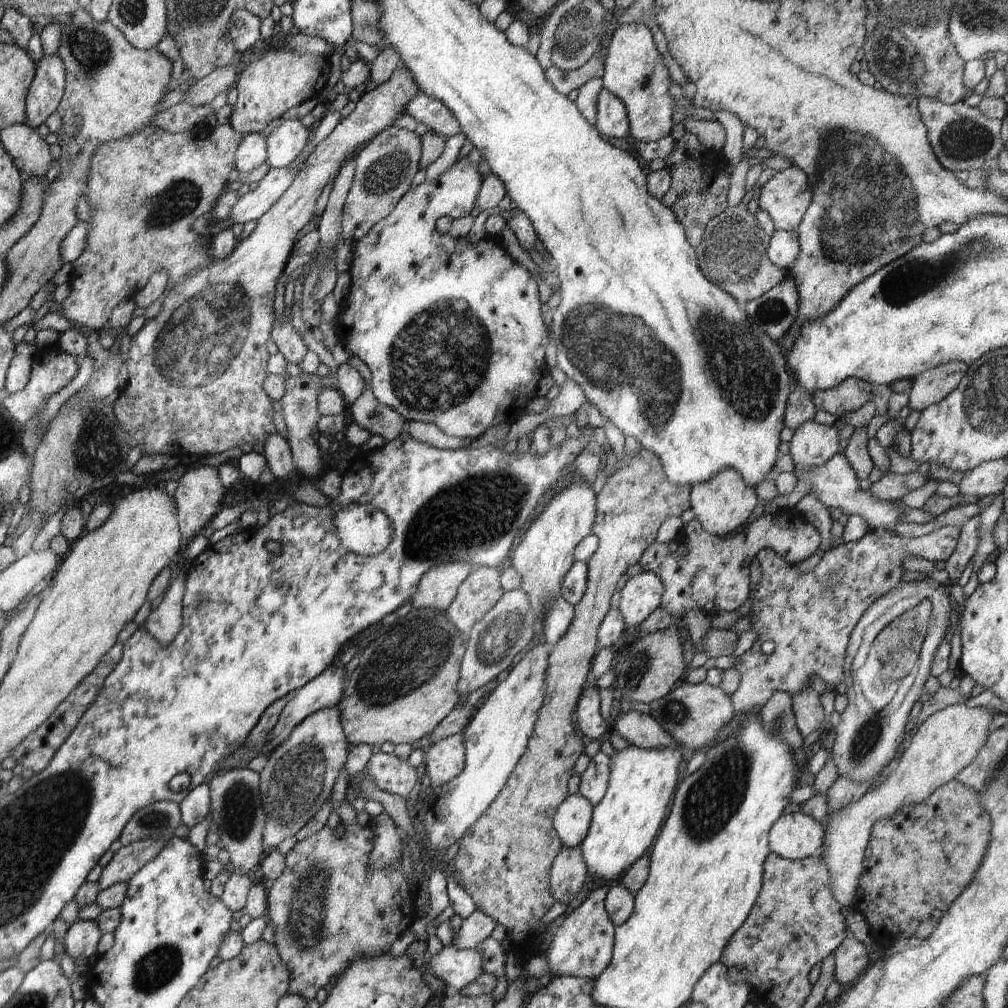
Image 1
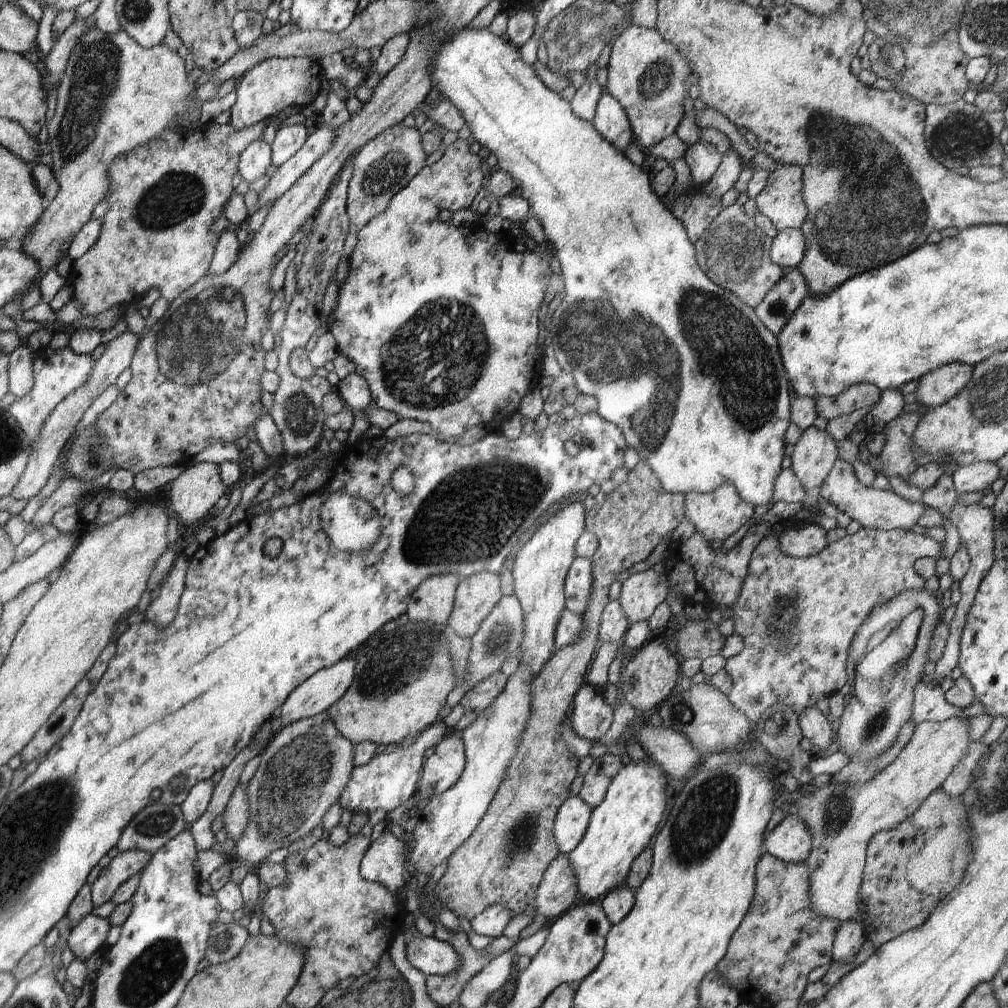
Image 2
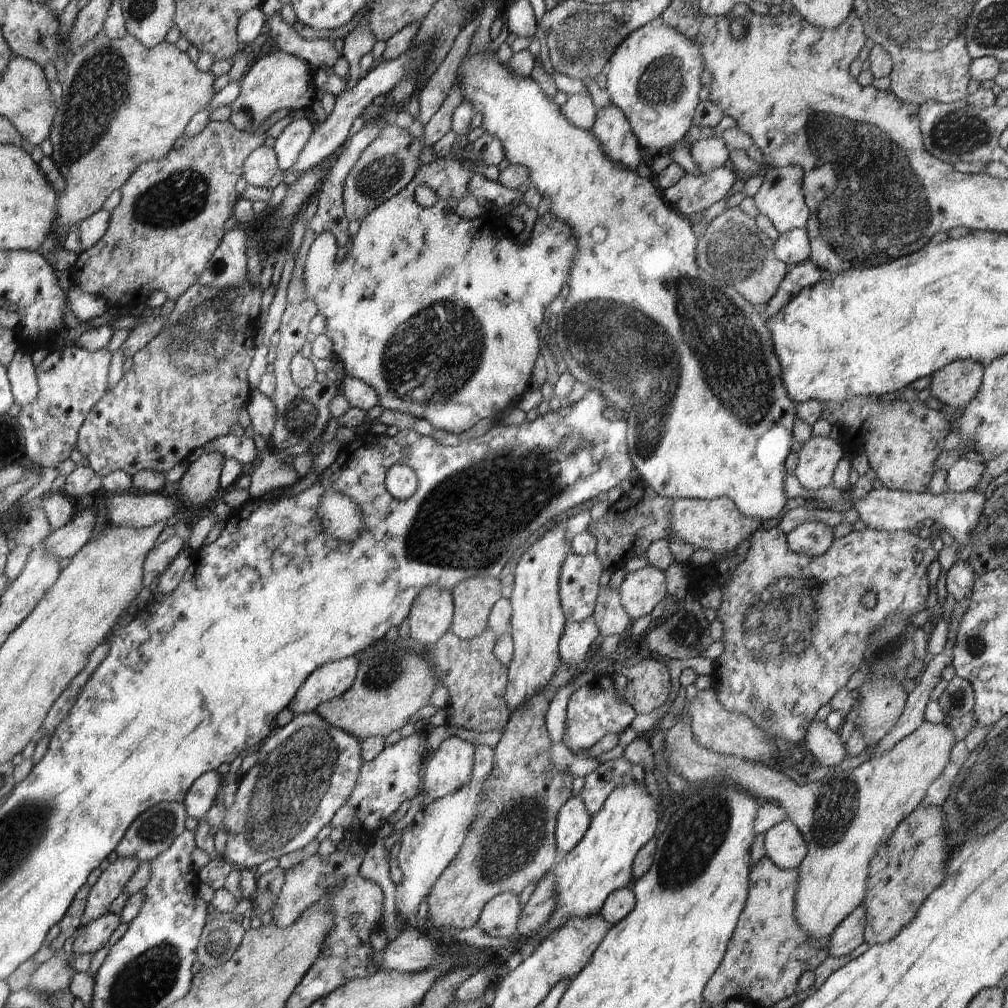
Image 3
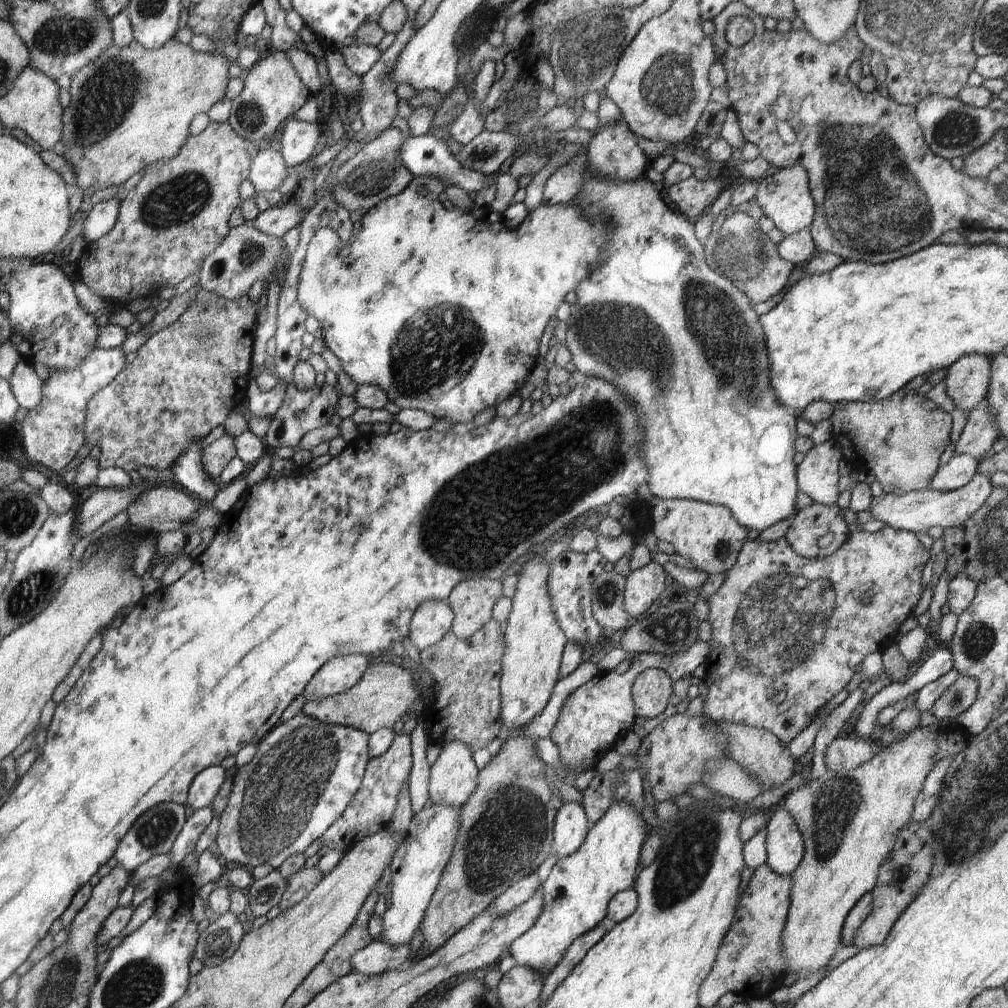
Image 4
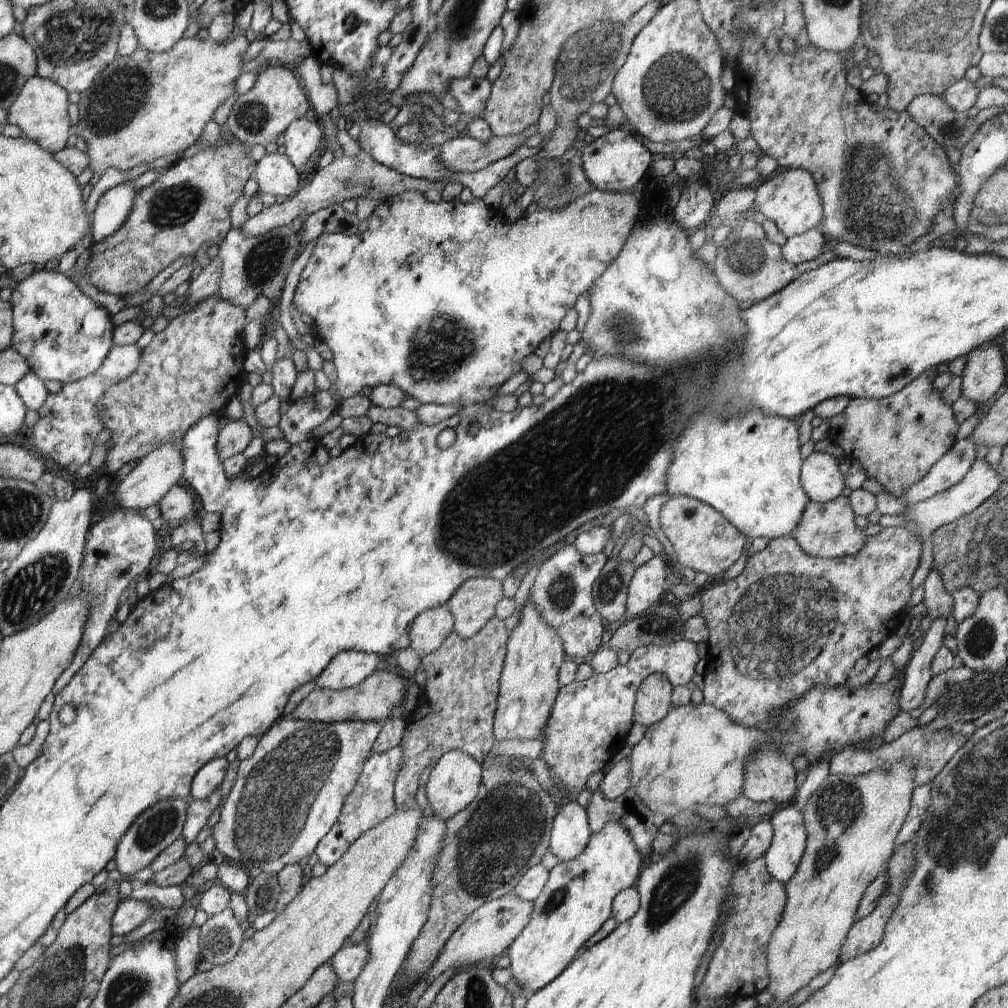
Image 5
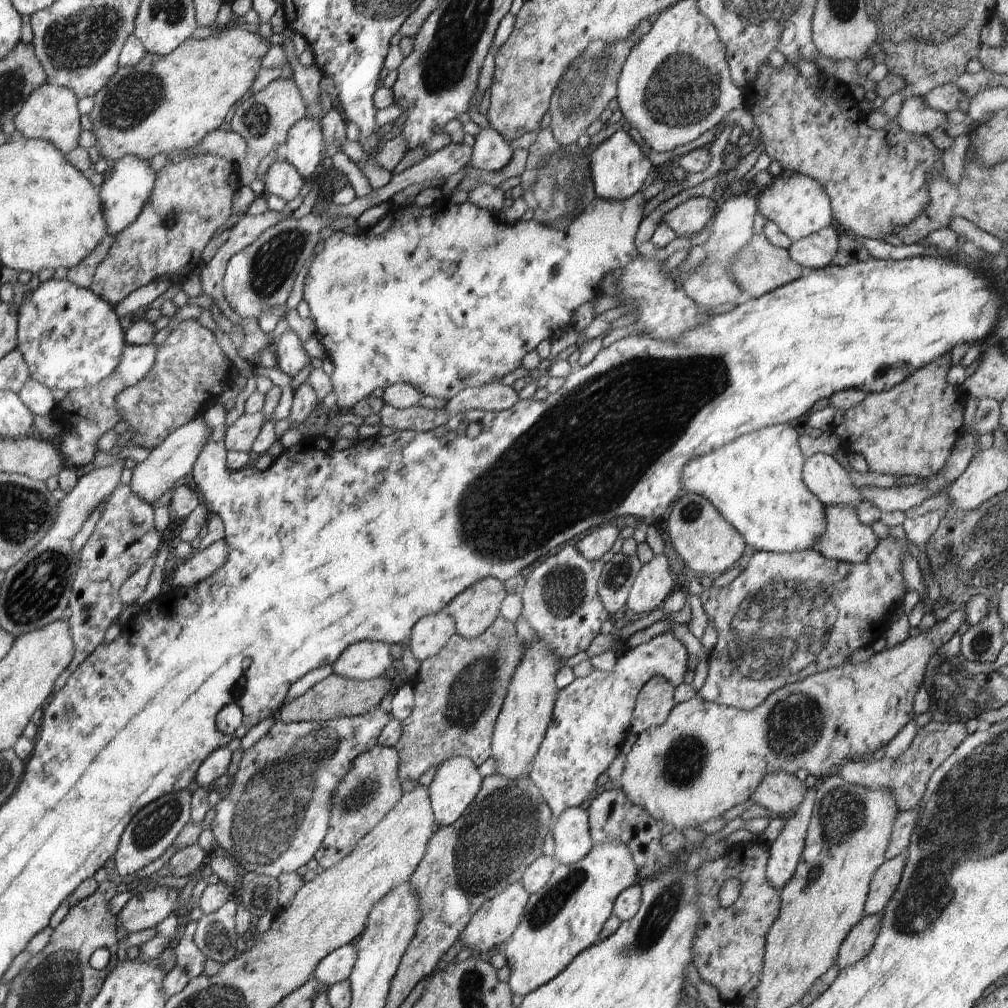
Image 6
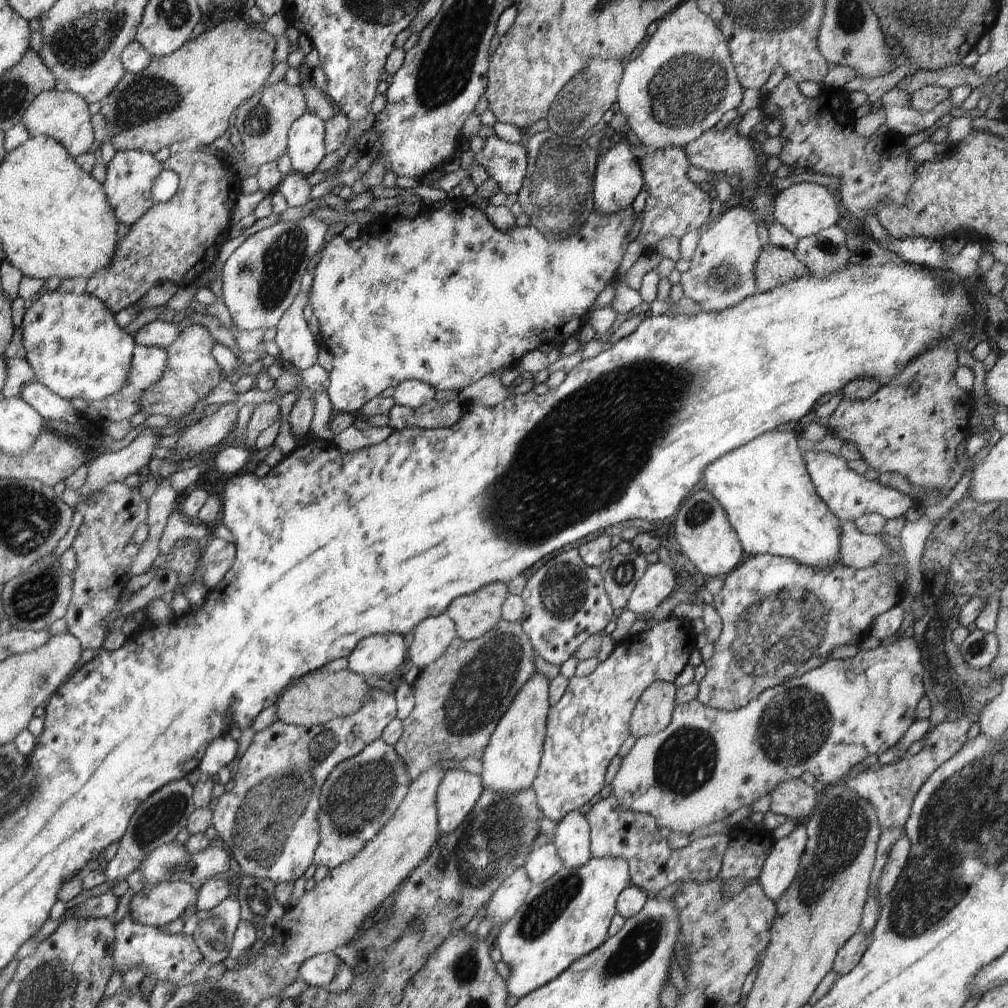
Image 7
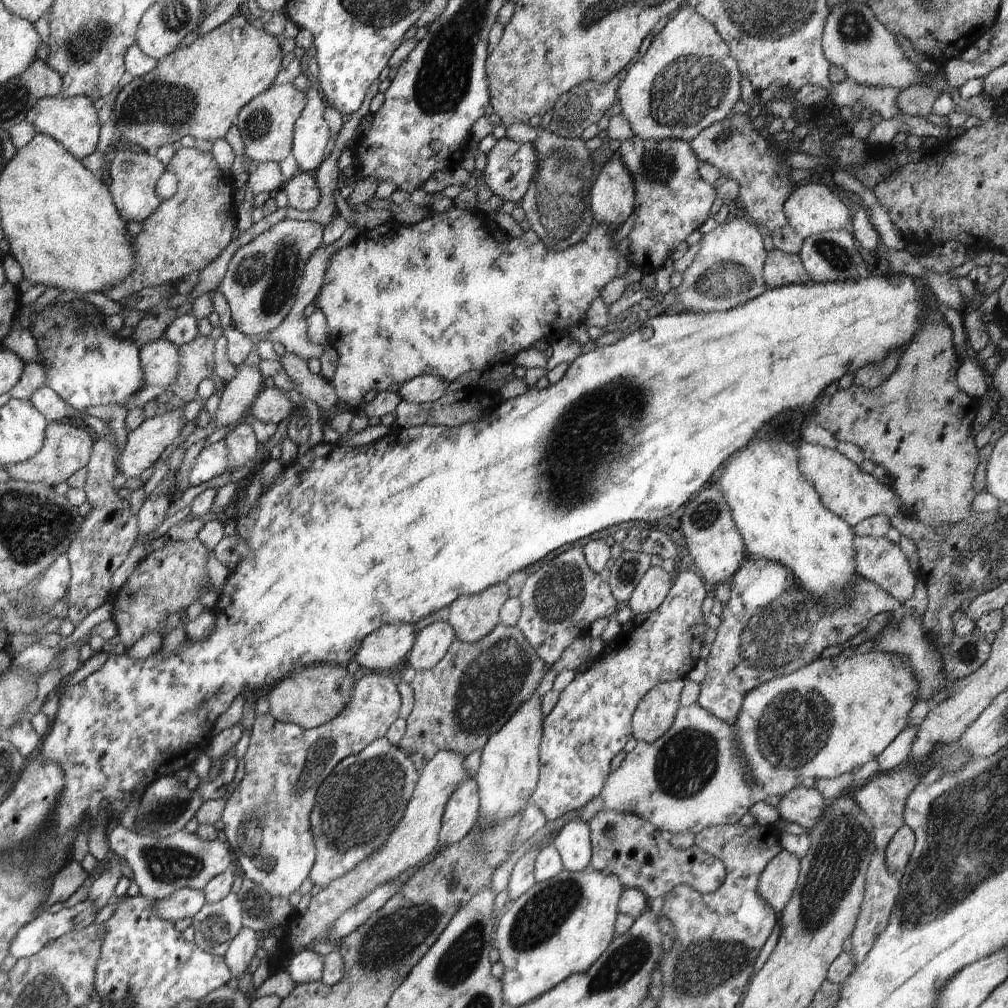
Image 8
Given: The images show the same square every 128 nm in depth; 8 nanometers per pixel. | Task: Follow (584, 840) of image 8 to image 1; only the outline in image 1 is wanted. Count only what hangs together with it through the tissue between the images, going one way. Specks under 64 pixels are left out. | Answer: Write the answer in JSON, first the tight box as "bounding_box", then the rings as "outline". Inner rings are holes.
{"bounding_box":[553,793,592,847],"outline":[[[579,793],[569,795],[560,804],[553,819],[553,826],[563,847],[580,847],[589,832],[592,814],[592,804]]]}

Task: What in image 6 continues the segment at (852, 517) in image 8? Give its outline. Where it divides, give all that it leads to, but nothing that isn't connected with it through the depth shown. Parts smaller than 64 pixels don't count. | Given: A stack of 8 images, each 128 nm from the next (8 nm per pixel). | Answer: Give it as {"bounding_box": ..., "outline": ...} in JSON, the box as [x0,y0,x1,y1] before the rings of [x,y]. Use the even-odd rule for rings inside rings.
{"bounding_box":[802,430,976,512],"outline":[[[964,430],[954,443],[951,455],[942,467],[942,470],[933,477],[927,479],[913,480],[906,486],[897,486],[885,489],[884,487],[855,487],[850,481],[848,472],[845,471],[832,455],[825,453],[815,453],[805,459],[803,464],[802,480],[805,482],[808,490],[824,505],[848,505],[851,509],[857,507],[860,501],[870,501],[882,512],[894,512],[894,510],[905,511],[912,506],[920,506],[927,498],[937,496],[941,490],[944,490],[948,484],[952,484],[960,478],[960,475],[966,470],[970,461],[976,453],[976,440],[974,435],[968,430]]]}

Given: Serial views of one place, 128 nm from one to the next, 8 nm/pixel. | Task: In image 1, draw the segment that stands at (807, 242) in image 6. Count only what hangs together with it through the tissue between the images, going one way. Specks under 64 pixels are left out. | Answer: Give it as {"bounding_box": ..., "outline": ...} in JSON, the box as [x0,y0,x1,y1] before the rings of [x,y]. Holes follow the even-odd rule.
{"bounding_box":[767,230,800,273],"outline":[[[775,230],[767,249],[767,258],[770,262],[788,273],[788,270],[794,266],[798,254],[800,254],[798,234],[795,231]]]}

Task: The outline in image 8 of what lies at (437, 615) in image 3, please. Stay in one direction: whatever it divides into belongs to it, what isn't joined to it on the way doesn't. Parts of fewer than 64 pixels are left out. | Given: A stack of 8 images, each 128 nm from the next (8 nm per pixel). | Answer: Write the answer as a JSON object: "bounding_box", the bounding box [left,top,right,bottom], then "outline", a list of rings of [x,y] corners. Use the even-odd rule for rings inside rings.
{"bounding_box":[406,621,455,671],"outline":[[[446,621],[424,627],[415,636],[415,643],[406,658],[407,666],[416,671],[434,668],[446,656],[455,639],[455,630]]]}

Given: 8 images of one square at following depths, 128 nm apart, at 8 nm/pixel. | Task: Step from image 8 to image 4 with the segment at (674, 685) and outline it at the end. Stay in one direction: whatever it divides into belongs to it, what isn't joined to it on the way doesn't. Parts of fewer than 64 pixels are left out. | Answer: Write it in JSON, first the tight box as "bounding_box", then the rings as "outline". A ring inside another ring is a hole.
{"bounding_box":[632,670,673,720],"outline":[[[644,670],[632,688],[635,716],[646,720],[656,718],[666,710],[672,694],[673,682],[664,670]]]}

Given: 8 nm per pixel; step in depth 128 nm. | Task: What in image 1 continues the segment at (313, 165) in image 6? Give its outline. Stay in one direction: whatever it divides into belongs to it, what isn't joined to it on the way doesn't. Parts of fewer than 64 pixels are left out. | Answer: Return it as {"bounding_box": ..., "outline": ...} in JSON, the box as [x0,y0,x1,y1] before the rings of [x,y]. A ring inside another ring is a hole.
{"bounding_box":[265,119,309,168],"outline":[[[298,119],[280,120],[276,128],[265,137],[267,145],[266,164],[271,168],[289,166],[303,151],[309,130]]]}

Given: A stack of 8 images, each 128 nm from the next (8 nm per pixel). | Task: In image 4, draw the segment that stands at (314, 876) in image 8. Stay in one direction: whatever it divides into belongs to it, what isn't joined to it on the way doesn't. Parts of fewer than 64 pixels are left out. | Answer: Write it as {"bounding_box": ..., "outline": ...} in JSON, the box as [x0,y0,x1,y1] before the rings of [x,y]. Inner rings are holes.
{"bounding_box":[320,734,413,850],"outline":[[[400,734],[394,738],[394,744],[388,748],[385,754],[379,758],[372,758],[366,764],[364,778],[357,794],[354,794],[352,802],[348,804],[346,811],[320,838],[321,846],[331,849],[349,850],[356,842],[377,834],[387,828],[396,811],[396,796],[400,794],[400,788],[406,788],[409,783],[409,775],[413,766],[411,755],[411,736]]]}

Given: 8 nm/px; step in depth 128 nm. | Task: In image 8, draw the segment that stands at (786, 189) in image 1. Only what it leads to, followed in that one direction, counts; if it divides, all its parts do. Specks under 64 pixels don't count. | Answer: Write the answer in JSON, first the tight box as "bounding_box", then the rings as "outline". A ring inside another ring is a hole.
{"bounding_box":[783,183,852,239],"outline":[[[801,183],[795,186],[788,195],[783,206],[787,224],[790,225],[803,239],[810,235],[829,230],[852,230],[851,216],[848,207],[824,184]]]}

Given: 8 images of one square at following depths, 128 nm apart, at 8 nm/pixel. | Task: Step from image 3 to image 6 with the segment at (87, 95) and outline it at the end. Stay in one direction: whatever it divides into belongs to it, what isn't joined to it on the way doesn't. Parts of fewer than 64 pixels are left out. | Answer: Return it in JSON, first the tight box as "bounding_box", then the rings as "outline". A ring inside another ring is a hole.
{"bounding_box":[89,23,270,163],"outline":[[[235,23],[217,33],[206,37],[204,39],[196,40],[193,37],[187,38],[180,46],[174,49],[167,55],[155,55],[152,53],[146,53],[136,66],[125,67],[119,65],[118,70],[109,78],[108,85],[104,85],[94,96],[94,106],[89,113],[92,118],[92,134],[96,137],[97,143],[95,150],[99,153],[99,156],[106,158],[109,163],[116,162],[119,158],[126,155],[135,156],[136,158],[148,161],[150,158],[154,158],[156,155],[165,154],[166,156],[172,155],[175,151],[183,151],[184,149],[191,149],[201,143],[201,140],[207,135],[207,132],[212,132],[220,128],[228,110],[232,108],[232,105],[238,102],[254,81],[256,73],[261,68],[262,57],[270,49],[270,43],[268,45],[268,39],[261,37],[259,34],[240,29]]]}

